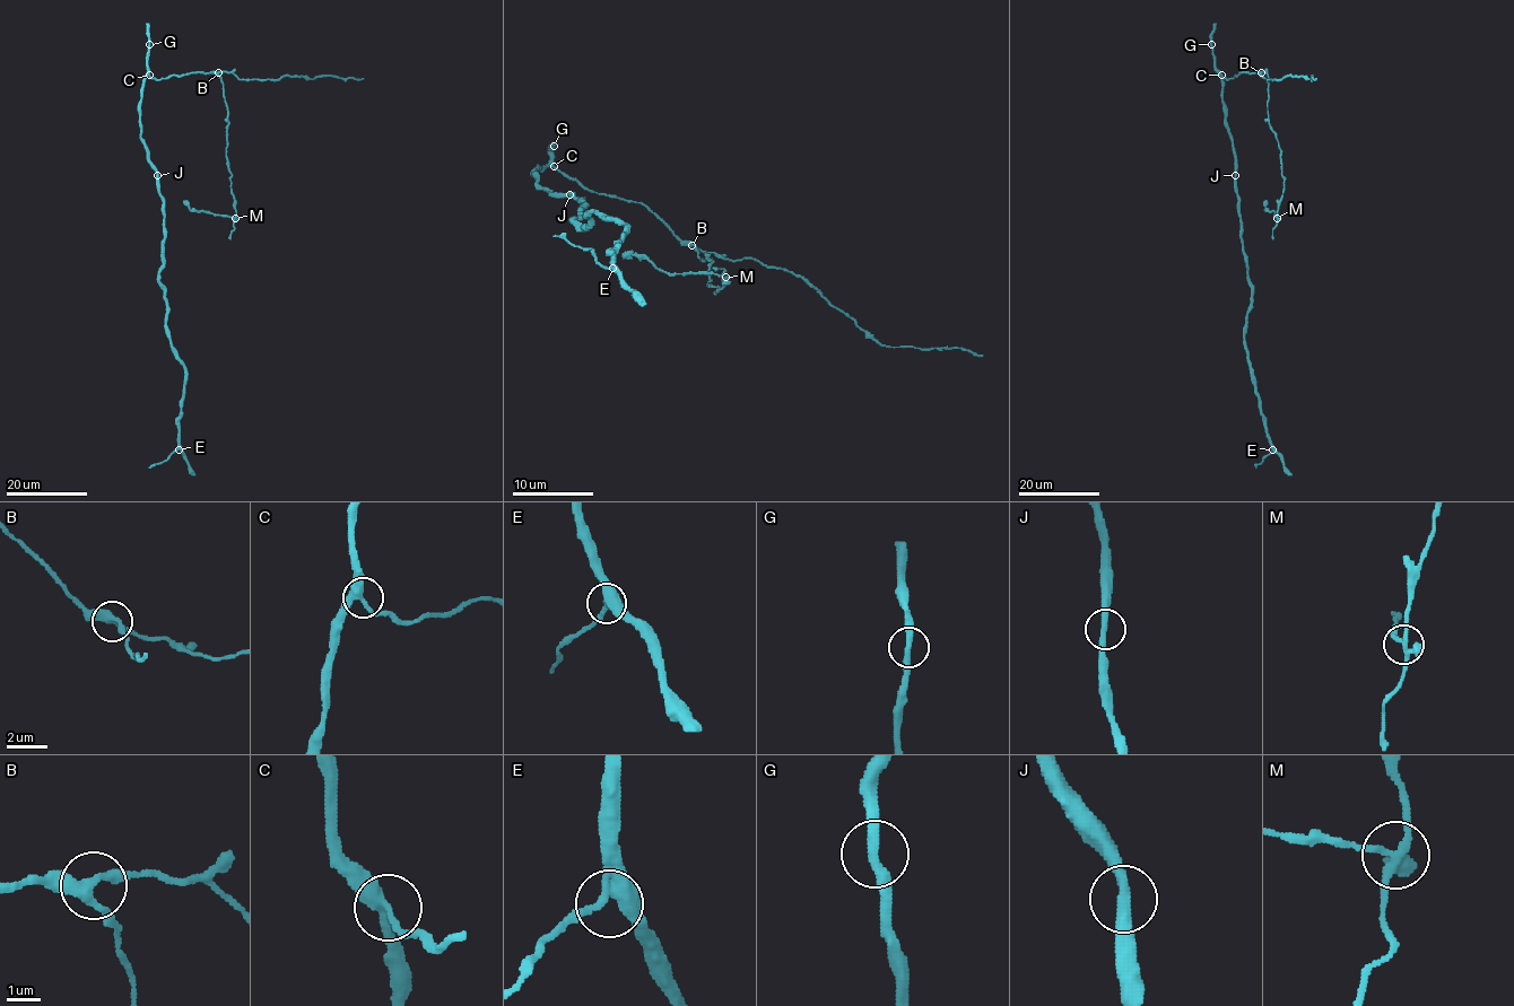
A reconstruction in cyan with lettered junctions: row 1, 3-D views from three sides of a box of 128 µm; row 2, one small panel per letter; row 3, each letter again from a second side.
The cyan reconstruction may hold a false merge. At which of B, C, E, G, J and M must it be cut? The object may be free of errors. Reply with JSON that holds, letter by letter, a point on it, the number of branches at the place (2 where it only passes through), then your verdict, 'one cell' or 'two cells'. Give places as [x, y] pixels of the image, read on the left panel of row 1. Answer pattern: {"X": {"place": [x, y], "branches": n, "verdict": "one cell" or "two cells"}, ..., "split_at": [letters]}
{"B": {"place": [218, 72], "branches": 3, "verdict": "one cell"}, "C": {"place": [149, 75], "branches": 3, "verdict": "one cell"}, "E": {"place": [179, 449], "branches": 3, "verdict": "one cell"}, "G": {"place": [149, 44], "branches": 2, "verdict": "one cell"}, "J": {"place": [157, 175], "branches": 2, "verdict": "one cell"}, "M": {"place": [235, 218], "branches": 3, "verdict": "two cells"}, "split_at": ["M"]}

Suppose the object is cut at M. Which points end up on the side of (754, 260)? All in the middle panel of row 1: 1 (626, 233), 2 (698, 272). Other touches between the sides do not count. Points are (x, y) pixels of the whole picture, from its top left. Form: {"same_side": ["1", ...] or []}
{"same_side": ["1"]}

